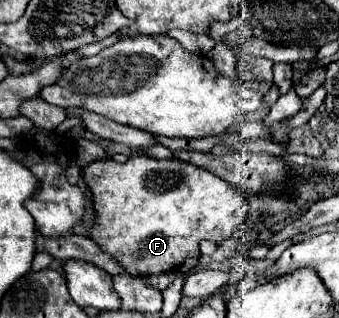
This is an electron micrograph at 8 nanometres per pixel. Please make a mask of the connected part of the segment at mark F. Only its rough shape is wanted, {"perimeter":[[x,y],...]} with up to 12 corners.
{"perimeter":[[193,164],[83,168],[91,240],[131,276],[199,258],[245,220]]}

